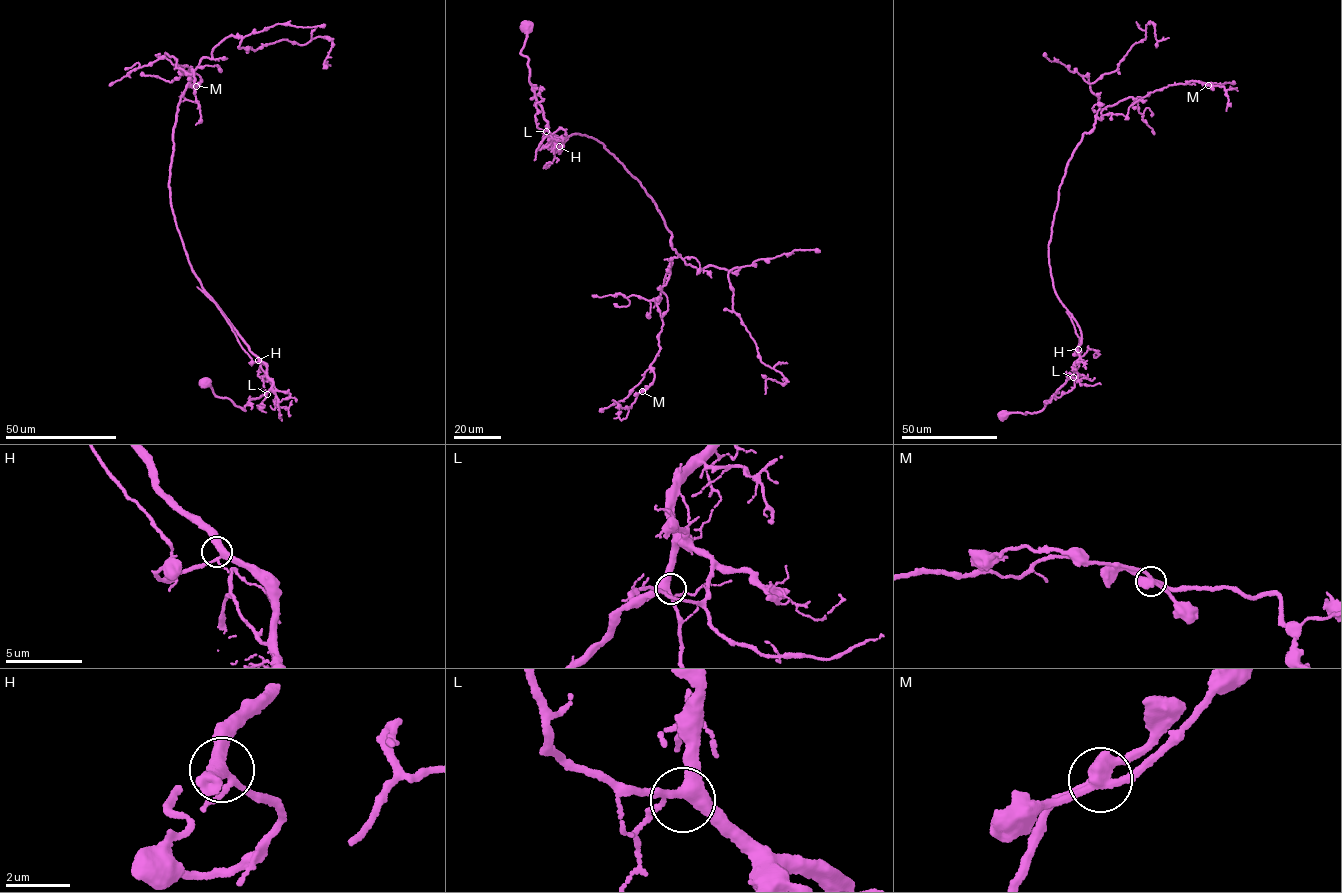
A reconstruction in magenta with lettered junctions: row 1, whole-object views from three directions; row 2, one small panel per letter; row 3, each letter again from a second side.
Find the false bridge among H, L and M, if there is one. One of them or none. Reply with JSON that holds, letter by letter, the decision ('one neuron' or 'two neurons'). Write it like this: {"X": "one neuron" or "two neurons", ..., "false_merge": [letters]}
{"H": "one neuron", "L": "one neuron", "M": "two neurons", "false_merge": ["M"]}

